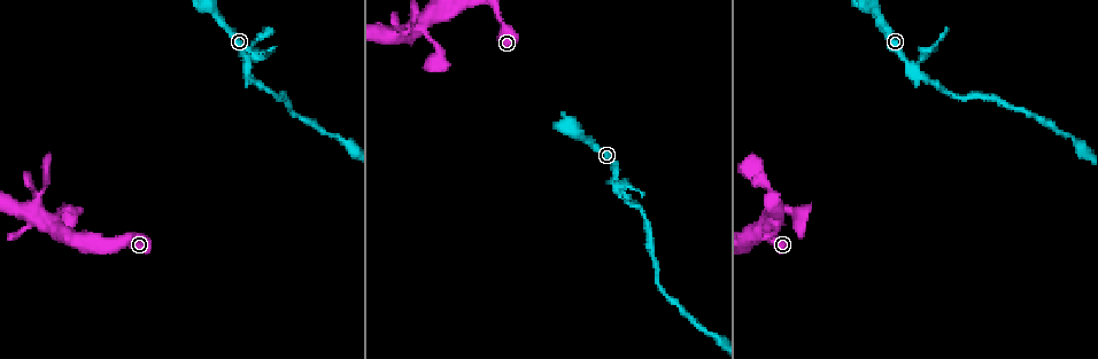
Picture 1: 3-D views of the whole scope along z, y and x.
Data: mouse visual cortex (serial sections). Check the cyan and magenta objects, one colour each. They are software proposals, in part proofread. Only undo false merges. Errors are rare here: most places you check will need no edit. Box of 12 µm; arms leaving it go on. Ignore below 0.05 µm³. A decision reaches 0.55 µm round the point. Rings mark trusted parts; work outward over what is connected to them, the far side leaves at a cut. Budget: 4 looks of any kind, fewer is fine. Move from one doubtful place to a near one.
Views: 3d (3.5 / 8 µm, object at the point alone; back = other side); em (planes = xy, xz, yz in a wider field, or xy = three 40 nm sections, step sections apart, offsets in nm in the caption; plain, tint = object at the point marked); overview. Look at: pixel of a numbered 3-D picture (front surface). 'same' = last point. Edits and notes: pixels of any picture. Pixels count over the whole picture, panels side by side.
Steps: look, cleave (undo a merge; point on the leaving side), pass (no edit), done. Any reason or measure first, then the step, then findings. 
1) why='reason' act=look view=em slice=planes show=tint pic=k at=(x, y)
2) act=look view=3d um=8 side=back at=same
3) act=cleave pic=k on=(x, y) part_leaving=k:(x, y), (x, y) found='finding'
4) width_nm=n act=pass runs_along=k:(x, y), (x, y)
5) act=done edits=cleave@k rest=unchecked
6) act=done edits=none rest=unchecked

why='sharp bend' act=look view=3d um=3.5 pic=1 at=(879, 14)

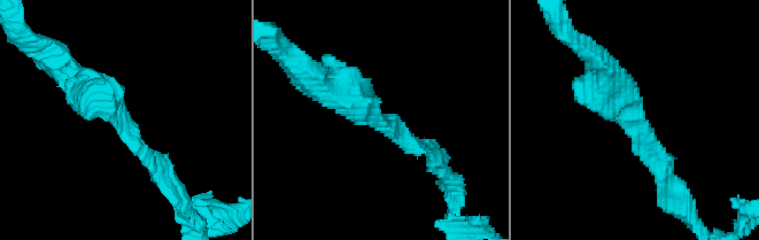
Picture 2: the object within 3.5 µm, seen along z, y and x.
arm_widths_nm=200,400 act=look view=em slice=planes show=tint pic=2 at=(122, 121)

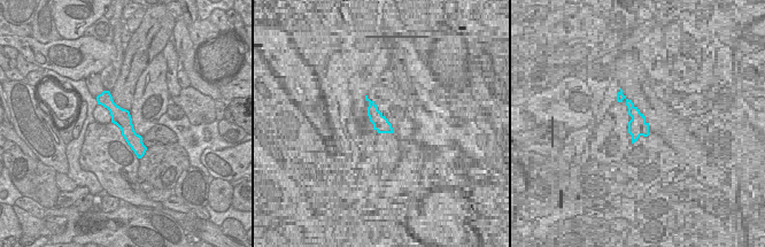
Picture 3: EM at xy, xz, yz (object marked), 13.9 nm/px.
act=pass runs_along=2:(162, 177), (94, 88), (74, 95) found='one cell here'

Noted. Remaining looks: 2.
why='abrupt turn' act=look view=3d um=3.5 pic=1 at=(254, 59)

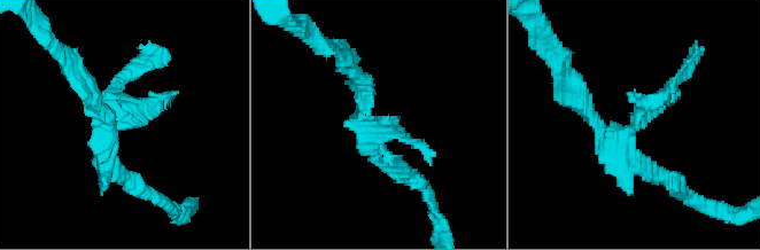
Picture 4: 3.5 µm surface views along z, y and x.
act=look view=em slice=xy step=3 show=tint pic=4 at=(373, 122)

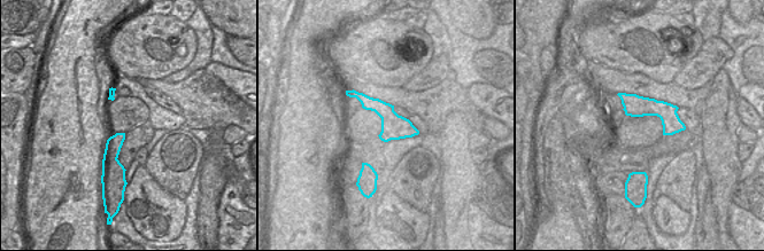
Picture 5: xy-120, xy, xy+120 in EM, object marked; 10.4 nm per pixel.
act=cleave pic=4 on=(651, 111) part_leaving=4:(620, 133), (684, 73) found='a second cell is stuck on'

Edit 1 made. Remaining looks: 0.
act=done edits=cleave@4 rest=unchecked

